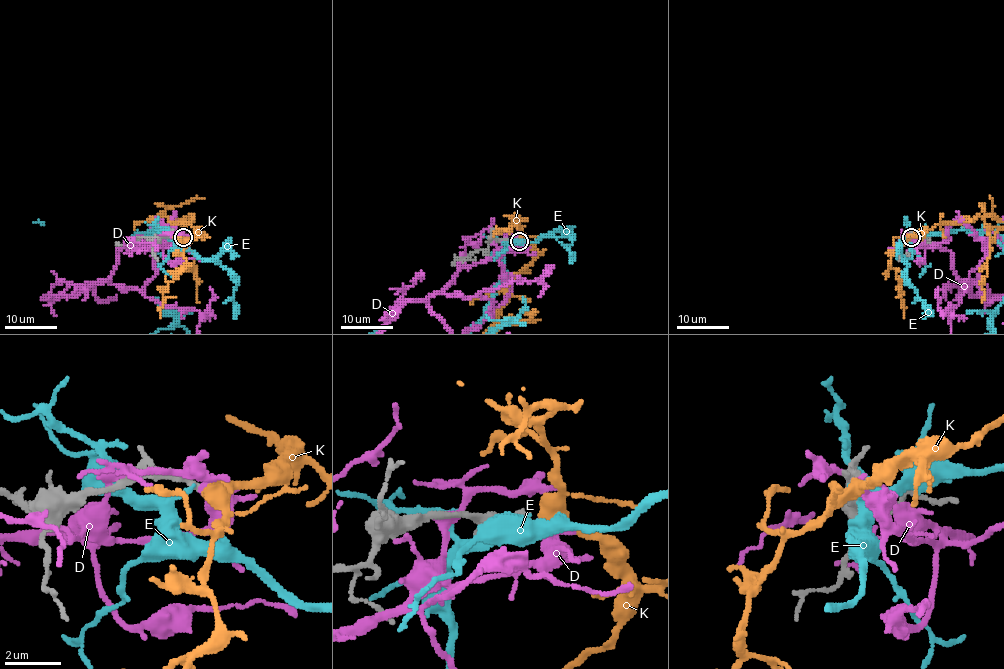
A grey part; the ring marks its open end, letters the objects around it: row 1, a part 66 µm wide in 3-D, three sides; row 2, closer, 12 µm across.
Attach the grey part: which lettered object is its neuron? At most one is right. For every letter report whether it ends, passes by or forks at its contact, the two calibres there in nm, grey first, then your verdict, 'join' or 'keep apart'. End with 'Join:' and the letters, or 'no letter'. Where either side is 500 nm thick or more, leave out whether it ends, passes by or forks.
D: it forks | 340/220 nm | keep apart
E: it ends | 400/240 nm | keep apart
K: it forks | 340/320 nm | join
Join: K

